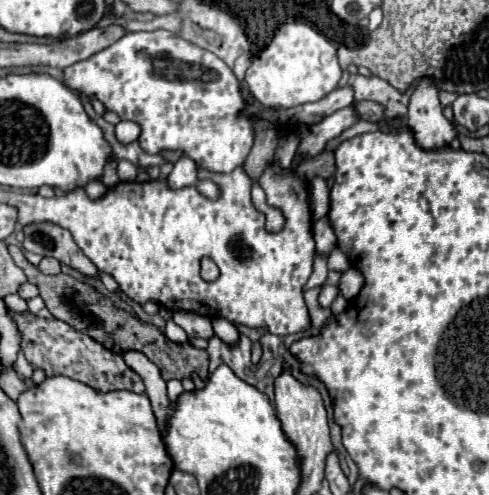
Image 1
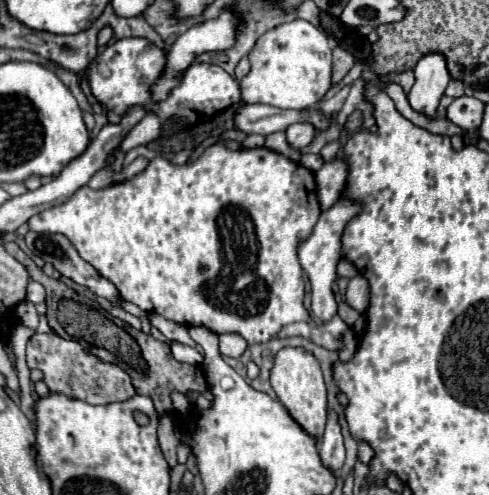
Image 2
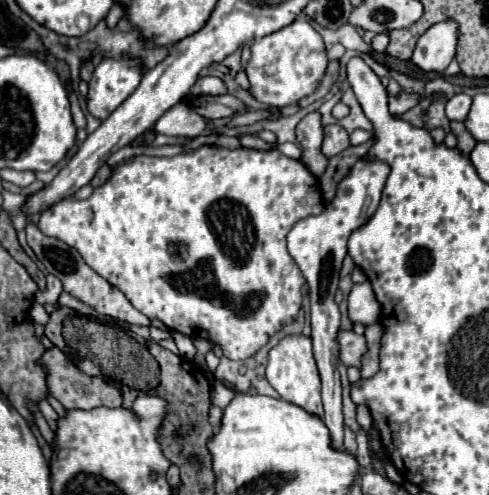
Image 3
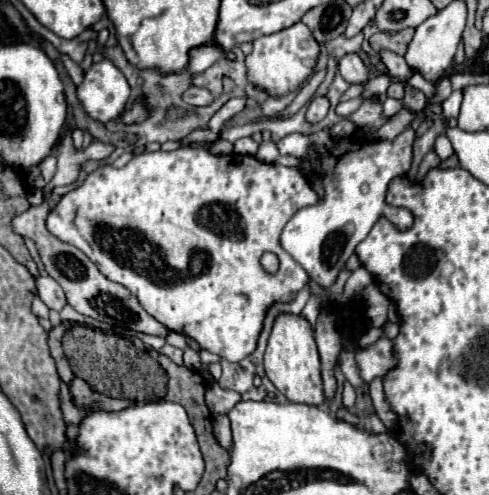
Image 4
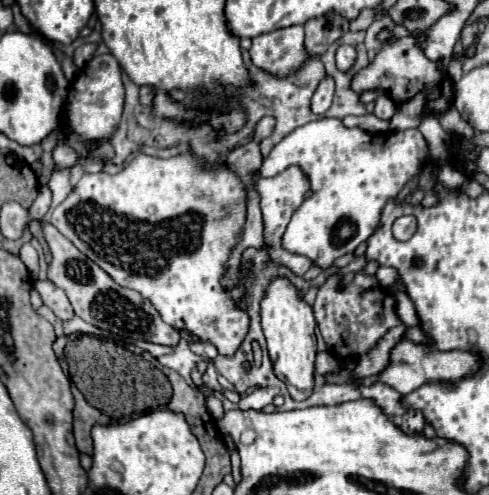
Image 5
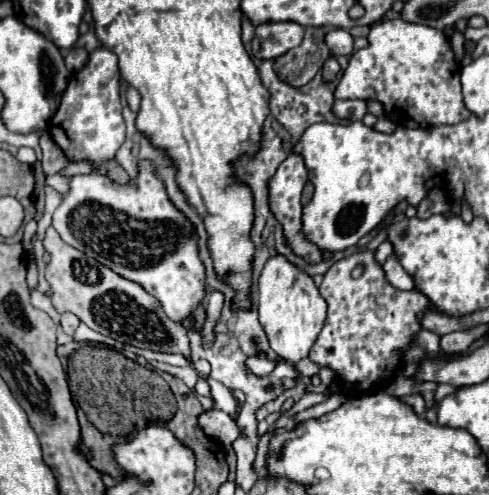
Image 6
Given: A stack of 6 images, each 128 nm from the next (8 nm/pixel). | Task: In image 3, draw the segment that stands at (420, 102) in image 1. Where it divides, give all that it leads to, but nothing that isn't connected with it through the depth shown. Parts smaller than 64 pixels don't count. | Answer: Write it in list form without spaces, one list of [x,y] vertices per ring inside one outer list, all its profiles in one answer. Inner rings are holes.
[[[446,20],[434,24],[420,36],[412,62],[424,72],[444,72],[456,54],[456,22]],[[408,94],[408,96],[392,96],[388,102],[390,102],[390,112],[394,116],[402,116],[408,108],[414,108],[422,98],[418,94]]]

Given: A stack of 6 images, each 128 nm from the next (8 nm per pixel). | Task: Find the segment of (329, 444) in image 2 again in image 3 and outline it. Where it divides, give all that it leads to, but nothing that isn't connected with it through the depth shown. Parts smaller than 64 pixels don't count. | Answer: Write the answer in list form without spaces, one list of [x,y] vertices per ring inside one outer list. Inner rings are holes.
[[[358,160],[350,174],[340,182],[336,198],[332,204],[324,208],[320,216],[310,216],[300,220],[288,234],[288,252],[302,270],[308,288],[310,288],[310,308],[312,308],[312,342],[314,342],[314,358],[318,362],[320,378],[322,378],[322,402],[324,402],[324,424],[330,430],[330,446],[342,450],[344,440],[344,422],[342,422],[342,386],[338,376],[338,344],[336,334],[340,330],[340,310],[334,302],[334,294],[338,288],[338,274],[342,260],[346,256],[348,236],[360,228],[378,208],[380,194],[384,182],[390,174],[388,164],[380,160]]]

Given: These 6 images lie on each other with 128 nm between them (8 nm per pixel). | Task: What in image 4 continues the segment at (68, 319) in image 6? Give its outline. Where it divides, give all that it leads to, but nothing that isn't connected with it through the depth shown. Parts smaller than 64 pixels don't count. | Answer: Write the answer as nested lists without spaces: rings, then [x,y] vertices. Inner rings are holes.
[[[50,276],[46,278],[38,278],[36,280],[36,286],[38,286],[38,296],[40,300],[52,308],[52,310],[62,310],[64,304],[66,304],[66,296],[64,296],[64,290],[60,288],[60,284],[56,280],[52,280]]]

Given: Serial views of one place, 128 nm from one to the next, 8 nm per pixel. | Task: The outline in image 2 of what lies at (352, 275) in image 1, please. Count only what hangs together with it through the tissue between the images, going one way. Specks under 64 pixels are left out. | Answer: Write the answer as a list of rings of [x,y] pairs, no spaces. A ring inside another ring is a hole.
[[[356,274],[354,278],[350,278],[348,290],[346,290],[346,302],[360,314],[366,312],[366,308],[368,308],[368,280],[362,274]]]

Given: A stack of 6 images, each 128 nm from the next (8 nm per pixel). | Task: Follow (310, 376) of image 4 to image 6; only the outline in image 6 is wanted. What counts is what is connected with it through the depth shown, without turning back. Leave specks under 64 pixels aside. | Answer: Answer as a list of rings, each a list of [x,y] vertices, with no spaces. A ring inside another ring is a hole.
[[[274,256],[266,262],[258,282],[258,320],[268,336],[270,348],[288,364],[296,364],[308,356],[320,328],[324,326],[326,302],[320,296],[314,280],[292,266],[284,256]]]

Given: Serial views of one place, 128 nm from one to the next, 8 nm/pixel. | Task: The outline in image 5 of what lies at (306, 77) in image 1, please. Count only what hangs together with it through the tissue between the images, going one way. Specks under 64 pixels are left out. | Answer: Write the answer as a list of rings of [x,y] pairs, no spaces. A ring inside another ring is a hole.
[[[304,26],[280,28],[252,40],[252,64],[272,76],[284,78],[300,70],[308,62],[304,48]]]

